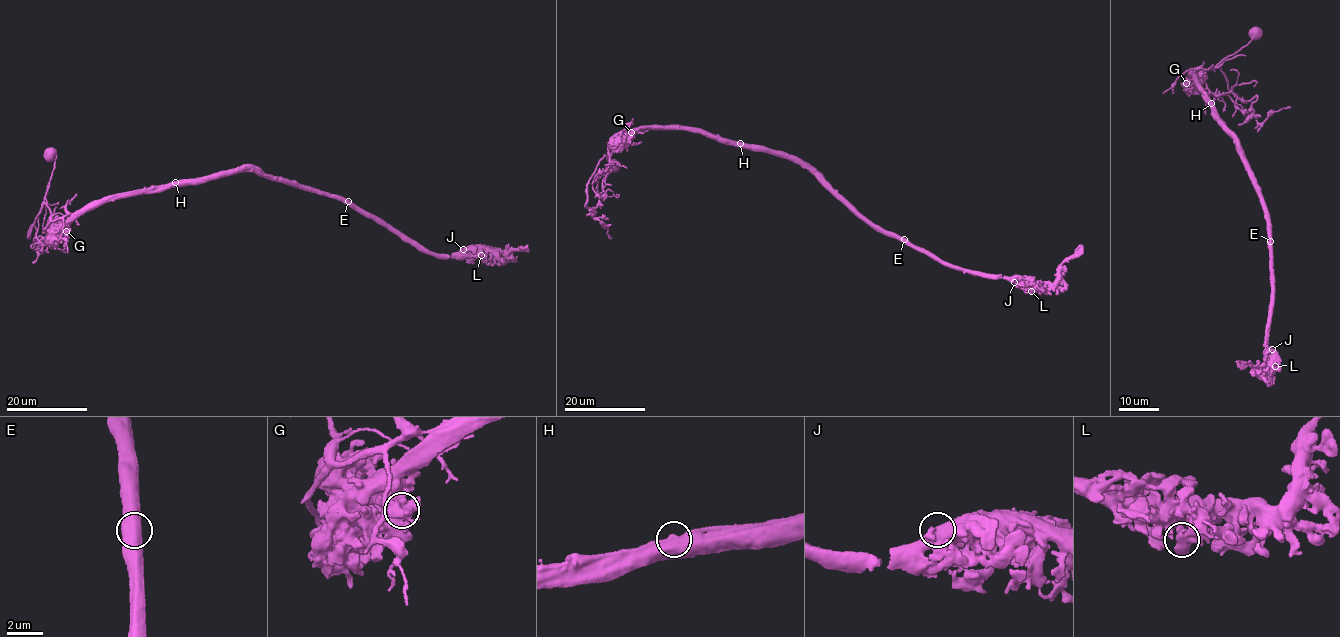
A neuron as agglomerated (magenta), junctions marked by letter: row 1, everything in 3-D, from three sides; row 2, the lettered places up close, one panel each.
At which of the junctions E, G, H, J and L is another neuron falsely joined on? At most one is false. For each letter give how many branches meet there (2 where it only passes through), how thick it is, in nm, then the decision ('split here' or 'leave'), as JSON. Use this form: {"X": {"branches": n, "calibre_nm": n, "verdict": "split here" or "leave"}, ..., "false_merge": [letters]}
{"E": {"branches": 1, "calibre_nm": 800, "verdict": "leave"}, "G": {"branches": 2, "calibre_nm": 550, "verdict": "leave"}, "H": {"branches": 1, "calibre_nm": 850, "verdict": "split here"}, "J": {"branches": 1, "calibre_nm": 800, "verdict": "leave"}, "L": {"branches": 2, "calibre_nm": 480, "verdict": "leave"}, "false_merge": ["H"]}

